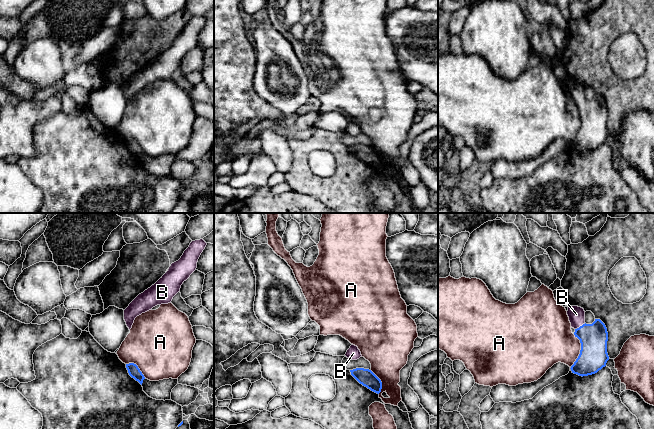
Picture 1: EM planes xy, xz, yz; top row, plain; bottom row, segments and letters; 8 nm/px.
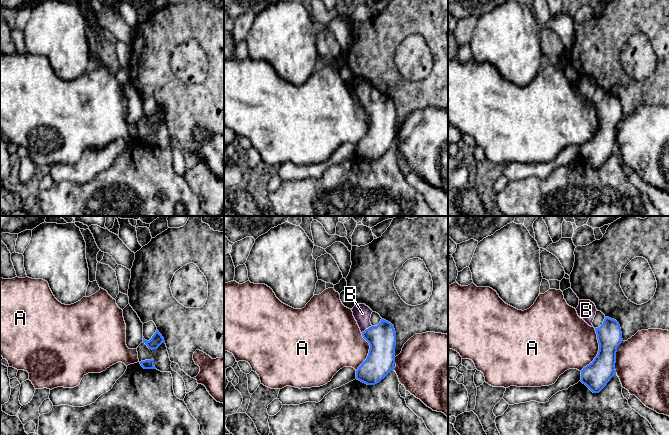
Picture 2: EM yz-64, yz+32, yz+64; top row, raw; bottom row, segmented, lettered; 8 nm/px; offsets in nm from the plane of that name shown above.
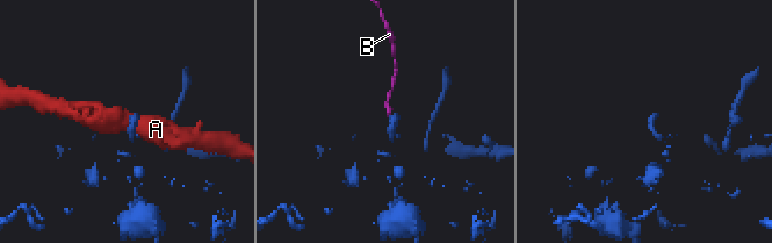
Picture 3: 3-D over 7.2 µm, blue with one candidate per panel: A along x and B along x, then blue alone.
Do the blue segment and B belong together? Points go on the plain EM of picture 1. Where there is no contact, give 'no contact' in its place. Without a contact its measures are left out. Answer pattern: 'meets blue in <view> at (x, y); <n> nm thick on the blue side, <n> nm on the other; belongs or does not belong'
meets blue in yz at (580, 102); 220 nm thick on the blue side, 130 nm on the other; belongs

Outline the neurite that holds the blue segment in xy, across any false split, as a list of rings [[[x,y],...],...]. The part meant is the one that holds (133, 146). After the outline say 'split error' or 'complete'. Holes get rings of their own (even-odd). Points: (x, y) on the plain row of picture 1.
[[[129,139],[126,140],[126,144],[128,146],[129,151],[142,161],[145,153],[140,147],[140,145],[138,144],[138,142],[134,139]]]; complete

